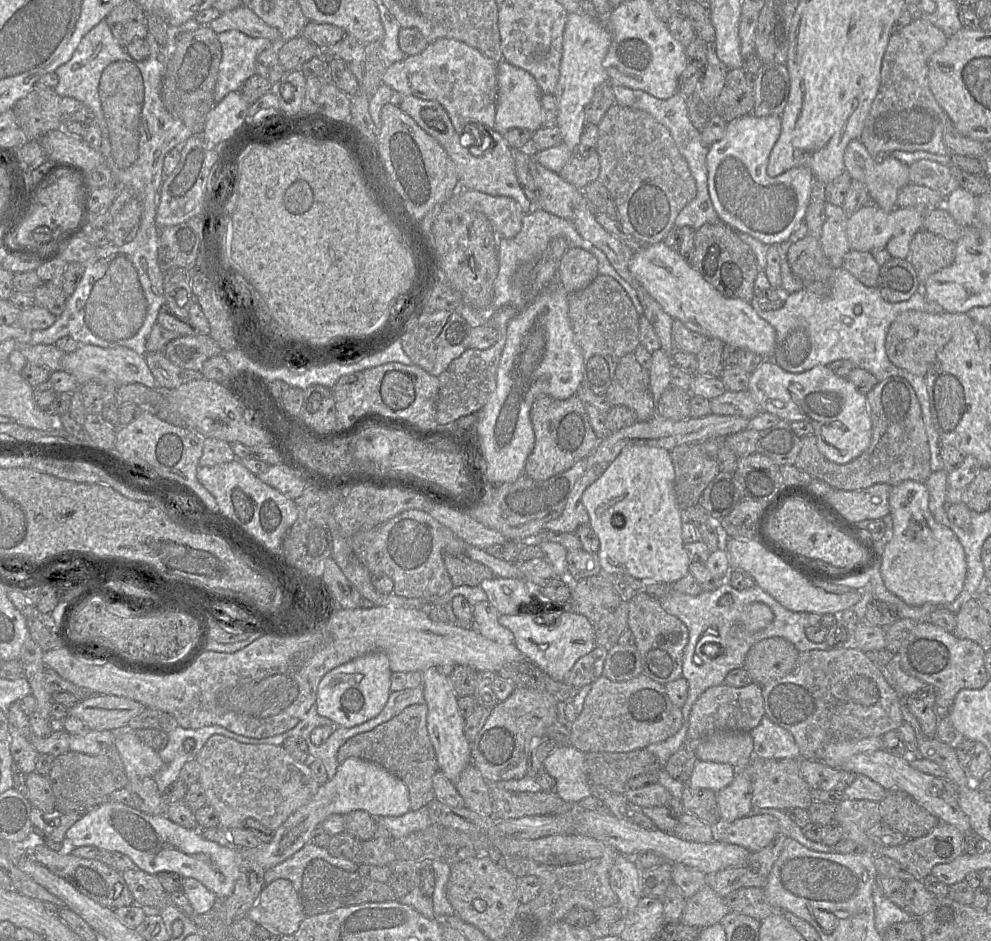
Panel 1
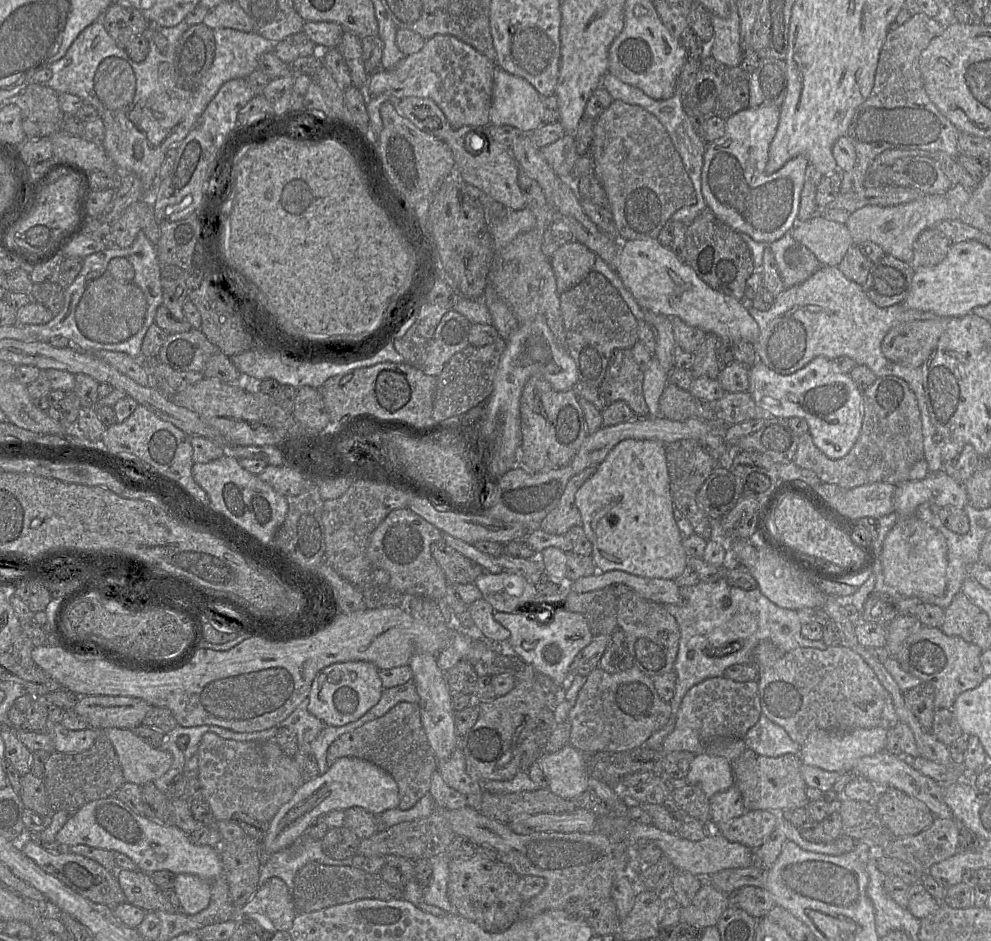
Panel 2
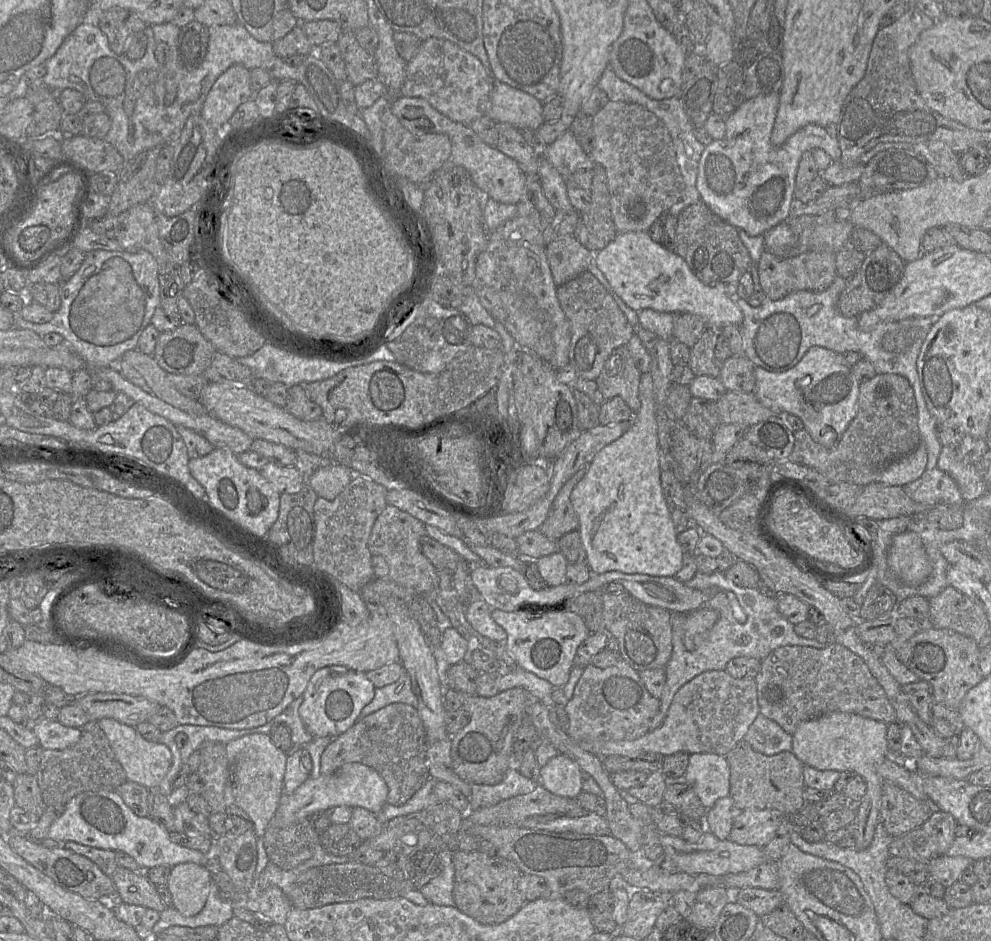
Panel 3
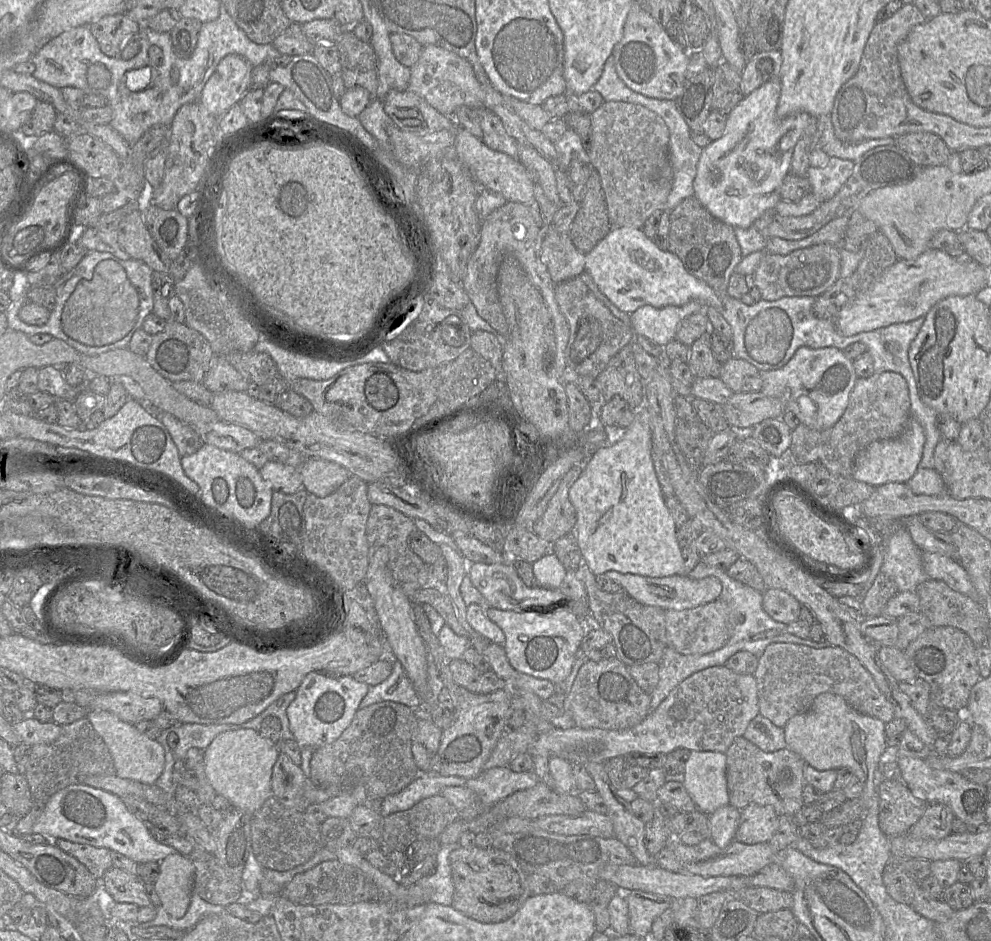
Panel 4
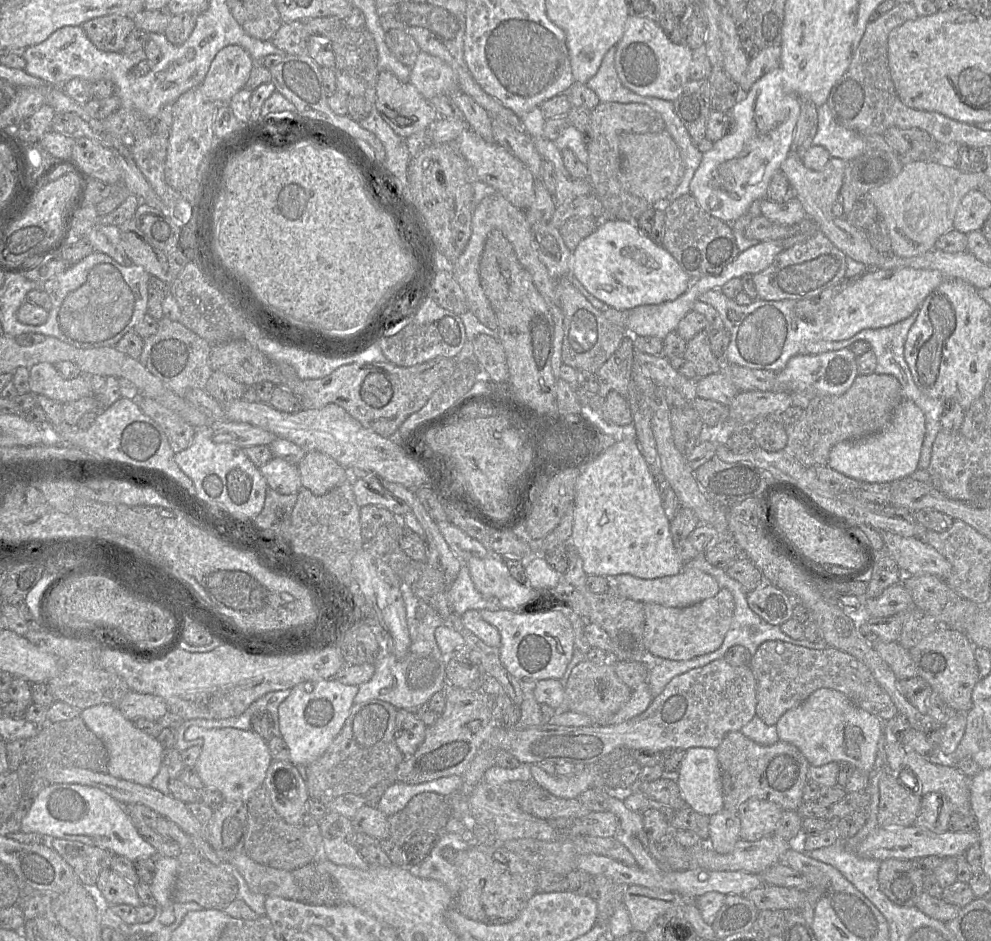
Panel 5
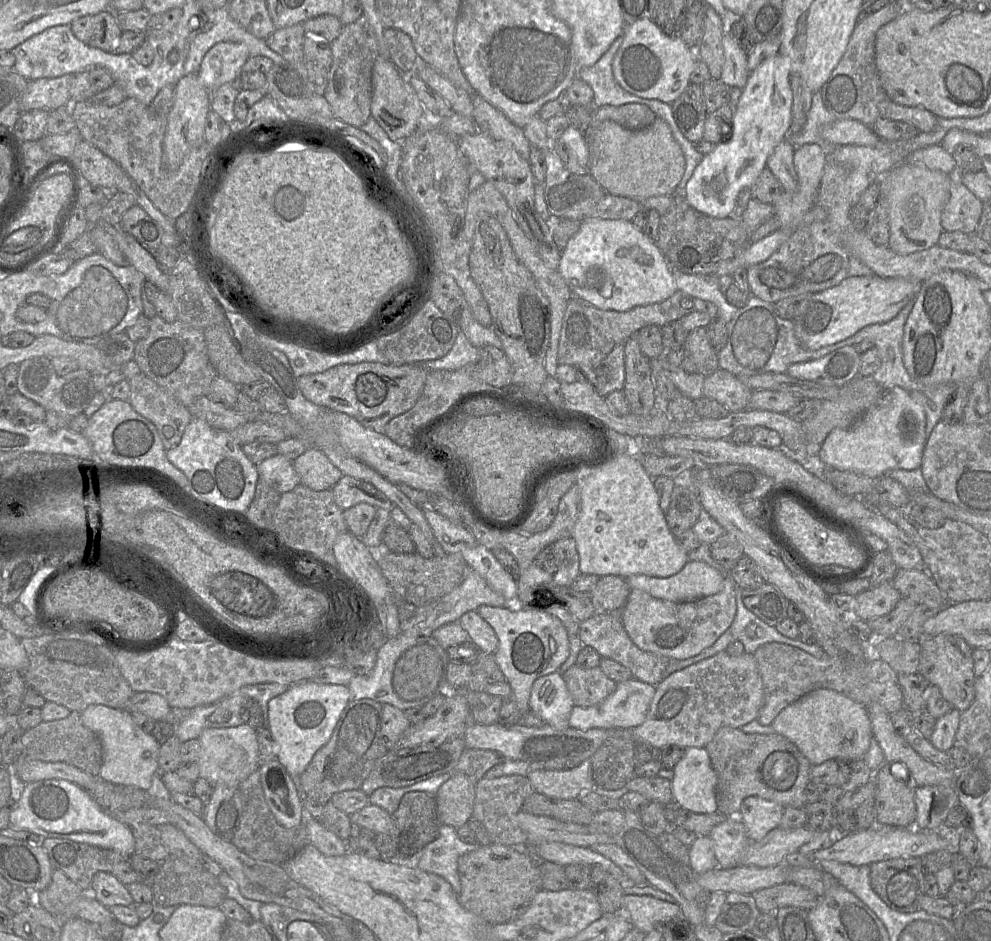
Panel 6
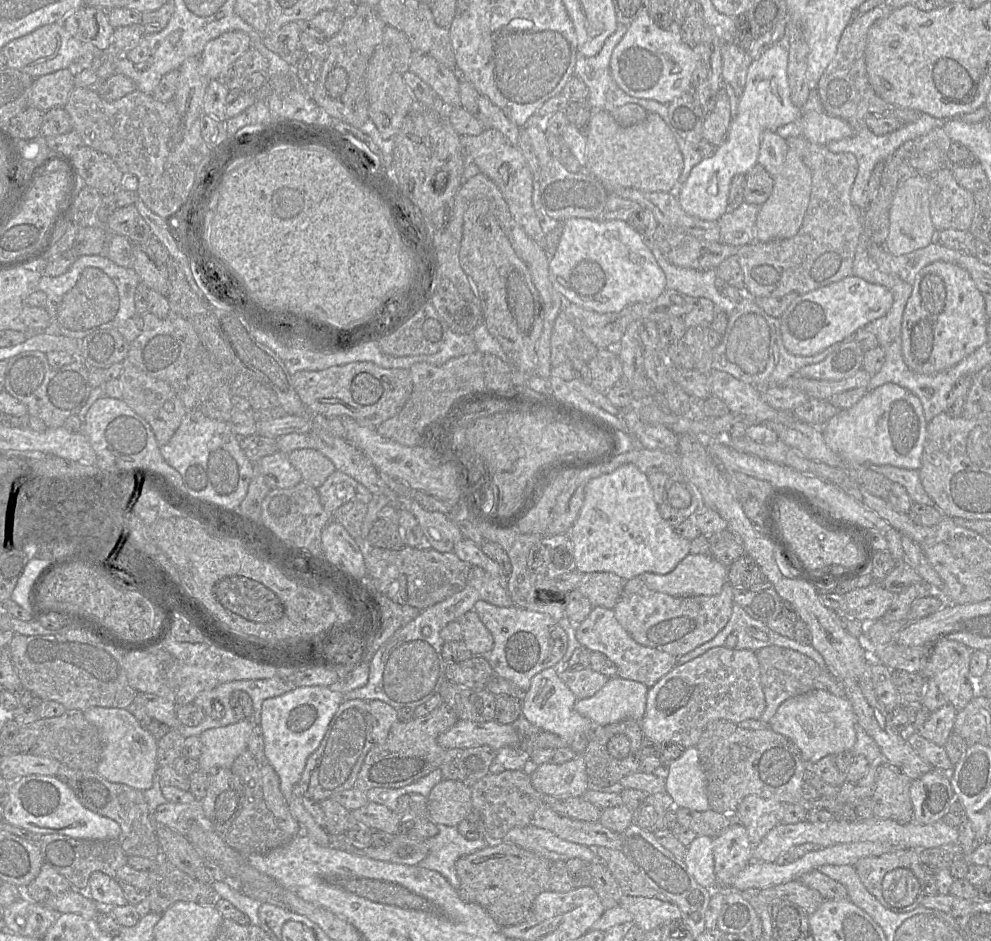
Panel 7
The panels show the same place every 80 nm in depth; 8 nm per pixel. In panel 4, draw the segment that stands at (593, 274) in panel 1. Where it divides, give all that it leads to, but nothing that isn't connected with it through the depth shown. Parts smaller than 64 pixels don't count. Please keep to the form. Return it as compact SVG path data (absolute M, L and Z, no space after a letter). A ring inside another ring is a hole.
M548 230L541 244L541 260L557 284L585 271L585 254L577 250L567 233Z

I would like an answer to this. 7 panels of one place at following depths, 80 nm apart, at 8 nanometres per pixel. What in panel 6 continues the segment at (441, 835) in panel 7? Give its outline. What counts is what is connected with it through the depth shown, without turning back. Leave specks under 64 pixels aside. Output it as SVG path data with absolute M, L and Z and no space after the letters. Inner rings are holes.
M439 825L439 834L416 856L414 867L443 877L459 896L461 883L458 874L458 859L462 855L477 849L478 843L470 844L460 839L457 829L448 825Z

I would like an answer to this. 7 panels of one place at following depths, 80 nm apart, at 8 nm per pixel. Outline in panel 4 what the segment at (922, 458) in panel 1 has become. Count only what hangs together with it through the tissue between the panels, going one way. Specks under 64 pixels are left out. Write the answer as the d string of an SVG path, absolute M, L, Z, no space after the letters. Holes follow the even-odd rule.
M883 372L857 378L847 408L830 428L814 430L800 423L791 432L789 458L794 463L818 463L832 474L851 478L858 453L869 444L899 437L911 419L911 402L906 380L898 373Z

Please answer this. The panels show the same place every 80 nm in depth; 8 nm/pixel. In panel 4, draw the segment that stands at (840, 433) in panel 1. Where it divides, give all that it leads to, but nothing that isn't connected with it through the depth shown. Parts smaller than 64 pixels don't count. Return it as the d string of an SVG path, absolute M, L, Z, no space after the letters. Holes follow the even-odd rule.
M801 347L782 368L760 374L763 394L779 398L786 411L794 413L800 423L814 430L828 429L841 418L857 380L853 361L834 347Z

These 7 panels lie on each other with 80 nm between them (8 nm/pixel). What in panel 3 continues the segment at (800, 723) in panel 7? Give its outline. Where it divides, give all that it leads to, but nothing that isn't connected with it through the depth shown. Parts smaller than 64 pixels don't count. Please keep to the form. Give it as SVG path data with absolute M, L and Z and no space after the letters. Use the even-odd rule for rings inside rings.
M830 712L819 718L801 723L792 735L792 753L802 762L817 770L852 771L863 778L867 789L863 798L856 804L856 816L852 822L852 836L856 850L866 849L872 842L875 828L879 822L879 807L883 781L877 774L878 764L890 755L887 745L887 727L882 721L866 718L853 713Z

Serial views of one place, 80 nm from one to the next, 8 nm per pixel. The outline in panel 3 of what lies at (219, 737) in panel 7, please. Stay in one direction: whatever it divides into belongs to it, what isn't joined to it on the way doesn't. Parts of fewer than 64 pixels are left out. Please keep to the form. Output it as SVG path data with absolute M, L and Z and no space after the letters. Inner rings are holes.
M248 734L225 744L226 754L233 764L235 805L251 819L257 838L263 838L280 802L287 753L277 748L269 735Z

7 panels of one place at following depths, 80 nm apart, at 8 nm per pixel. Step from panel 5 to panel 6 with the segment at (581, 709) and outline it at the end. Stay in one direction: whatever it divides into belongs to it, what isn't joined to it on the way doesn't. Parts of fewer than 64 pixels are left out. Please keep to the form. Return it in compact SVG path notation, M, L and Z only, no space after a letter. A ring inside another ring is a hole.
M573 665L563 674L574 706L591 707L600 704L616 689L617 683L597 667Z

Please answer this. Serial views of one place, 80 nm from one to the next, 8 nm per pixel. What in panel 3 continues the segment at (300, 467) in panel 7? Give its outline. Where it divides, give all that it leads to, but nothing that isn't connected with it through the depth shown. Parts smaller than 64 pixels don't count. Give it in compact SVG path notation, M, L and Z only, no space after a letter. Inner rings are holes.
M333 463L323 465L309 474L309 485L317 497L333 500L358 476L364 475L343 465Z

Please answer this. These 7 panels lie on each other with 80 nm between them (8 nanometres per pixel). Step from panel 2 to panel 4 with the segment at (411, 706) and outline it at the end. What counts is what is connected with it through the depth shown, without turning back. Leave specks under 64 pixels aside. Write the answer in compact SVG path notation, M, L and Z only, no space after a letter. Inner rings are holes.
M384 701L358 709L353 720L332 743L315 749L309 780L318 788L338 787L349 791L360 804L367 798L384 799L407 787L418 776L412 754L417 713L397 702Z

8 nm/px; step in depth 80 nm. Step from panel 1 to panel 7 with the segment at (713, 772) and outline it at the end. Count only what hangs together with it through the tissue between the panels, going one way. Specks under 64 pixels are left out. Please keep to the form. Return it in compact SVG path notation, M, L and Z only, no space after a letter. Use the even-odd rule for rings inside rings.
M696 747L685 748L683 754L668 764L669 774L666 778L666 793L674 801L675 807L685 807L696 811L706 811L710 805L706 793L706 776L700 763Z

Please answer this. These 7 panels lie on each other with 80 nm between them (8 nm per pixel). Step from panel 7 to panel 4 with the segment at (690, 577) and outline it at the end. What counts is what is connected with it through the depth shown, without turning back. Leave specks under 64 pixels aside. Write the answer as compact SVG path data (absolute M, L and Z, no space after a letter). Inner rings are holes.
M607 571L604 577L611 579L622 587L630 597L637 602L661 608L663 610L685 610L695 608L717 600L722 592L722 585L715 577L691 579L686 575L672 575L667 577L653 578L631 573Z

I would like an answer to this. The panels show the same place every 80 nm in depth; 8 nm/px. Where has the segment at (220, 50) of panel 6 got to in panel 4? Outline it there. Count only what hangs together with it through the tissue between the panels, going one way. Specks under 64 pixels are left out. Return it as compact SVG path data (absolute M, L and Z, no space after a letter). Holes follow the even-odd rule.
M237 54L225 56L206 82L199 103L215 117L222 117L250 91L253 66Z

